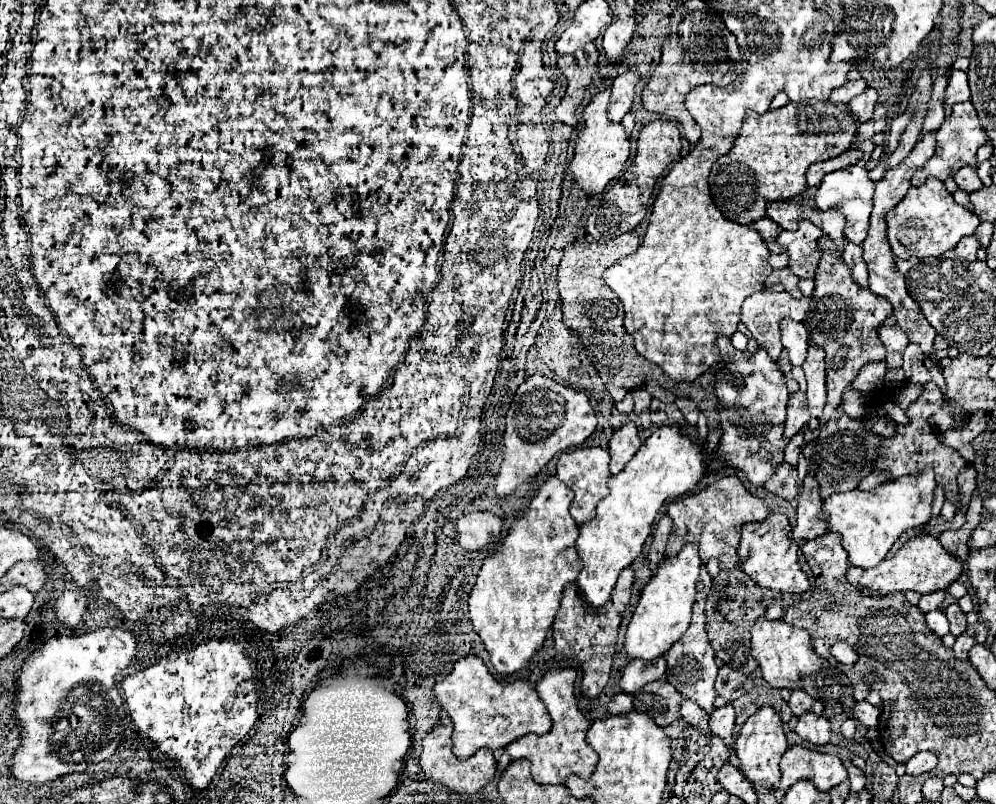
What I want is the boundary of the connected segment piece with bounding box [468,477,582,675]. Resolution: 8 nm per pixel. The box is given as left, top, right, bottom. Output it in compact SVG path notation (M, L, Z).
M552 477L550 481L546 481L546 483L542 485L542 489L538 491L538 495L534 497L534 501L530 503L528 513L512 525L512 529L508 531L508 535L504 537L504 541L502 541L502 543L494 549L494 553L484 561L482 569L476 571L476 583L472 585L472 597L468 599L468 617L470 617L472 625L474 625L474 631L480 635L486 651L490 653L490 661L492 661L492 665L494 665L494 669L496 669L498 675L514 675L514 673L518 673L520 669L524 669L524 667L528 665L528 661L538 653L538 649L542 649L542 645L544 645L544 641L546 641L546 635L548 635L548 629L550 629L550 625L552 625L552 621L554 621L554 615L556 615L556 611L558 611L560 597L562 597L562 589L564 589L566 585L574 583L576 577L578 577L578 573L580 573L580 569L582 569L580 559L578 559L578 553L576 553L576 547L574 547L574 541L576 541L576 537L578 537L578 525L576 525L576 521L574 521L574 519L570 517L570 513L568 513L568 507L570 507L570 503L572 503L572 499L574 499L574 493L572 493L562 481L558 481L556 477Z

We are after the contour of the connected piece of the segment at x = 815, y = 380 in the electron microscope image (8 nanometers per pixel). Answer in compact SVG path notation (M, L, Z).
M810 345L808 357L802 365L808 381L806 397L810 411L822 411L826 405L826 373L824 373L824 351L816 345Z

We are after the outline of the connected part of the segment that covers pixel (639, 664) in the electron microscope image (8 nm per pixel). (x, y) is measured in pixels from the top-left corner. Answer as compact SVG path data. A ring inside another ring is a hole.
M658 657L650 663L634 659L626 665L624 675L620 679L620 687L624 693L636 693L646 683L660 679L664 673L666 673L666 659L664 657Z

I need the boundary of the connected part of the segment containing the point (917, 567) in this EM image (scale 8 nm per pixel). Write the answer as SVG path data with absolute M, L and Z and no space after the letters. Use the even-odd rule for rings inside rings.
M920 535L902 545L902 549L896 551L894 557L884 559L880 565L872 569L860 569L860 567L850 567L846 577L850 585L866 589L868 595L888 595L894 591L918 591L918 593L934 593L940 589L946 589L950 583L954 583L962 575L964 567L962 563L950 555L936 537L930 535Z

